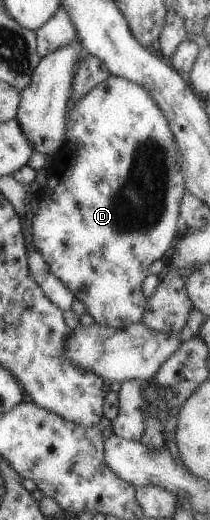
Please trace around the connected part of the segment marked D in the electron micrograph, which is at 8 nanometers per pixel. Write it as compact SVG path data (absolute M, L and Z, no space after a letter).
M109 74L99 85L94 85L91 91L87 91L81 99L73 103L66 115L67 119L64 125L63 144L55 155L49 158L49 163L45 176L45 187L41 189L37 199L37 209L33 211L31 218L31 243L38 251L41 259L47 263L49 272L73 294L73 297L85 307L88 313L97 325L107 327L124 328L126 325L139 322L143 312L145 312L146 299L141 291L143 279L150 274L149 265L165 255L169 247L173 247L177 239L177 233L180 229L179 205L182 196L186 192L183 173L181 173L181 155L175 143L175 138L169 129L169 123L157 103L151 99L151 96L128 79Z

